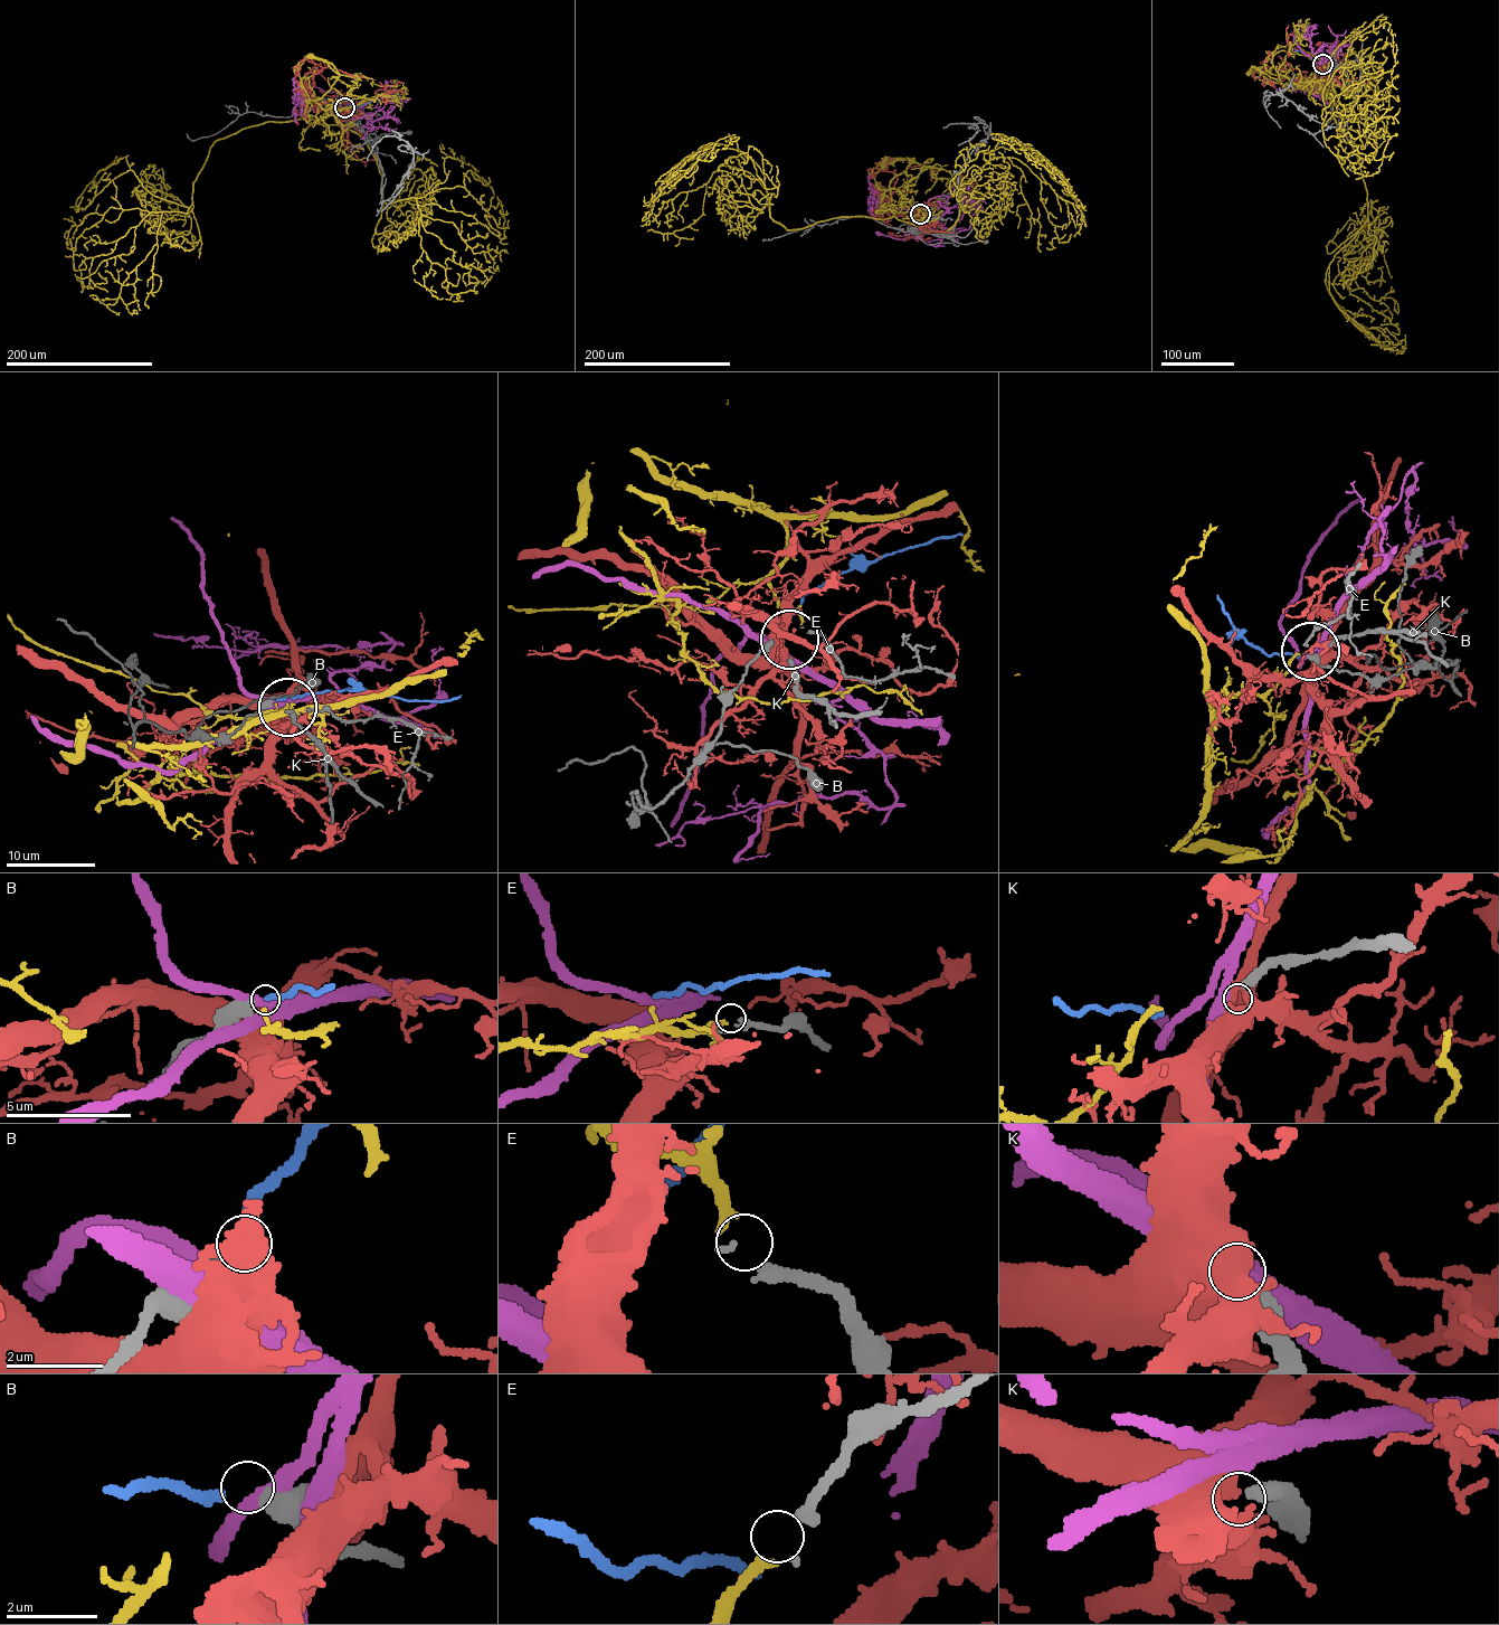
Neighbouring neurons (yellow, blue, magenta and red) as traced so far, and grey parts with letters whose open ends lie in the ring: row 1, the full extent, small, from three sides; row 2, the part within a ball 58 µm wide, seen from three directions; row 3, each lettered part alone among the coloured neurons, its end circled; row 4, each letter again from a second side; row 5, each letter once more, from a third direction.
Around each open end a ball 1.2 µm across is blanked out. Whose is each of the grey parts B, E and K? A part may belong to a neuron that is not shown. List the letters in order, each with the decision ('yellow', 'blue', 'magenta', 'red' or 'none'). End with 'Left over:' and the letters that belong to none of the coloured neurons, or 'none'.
B: blue
E: yellow
K: none
Left over: K

